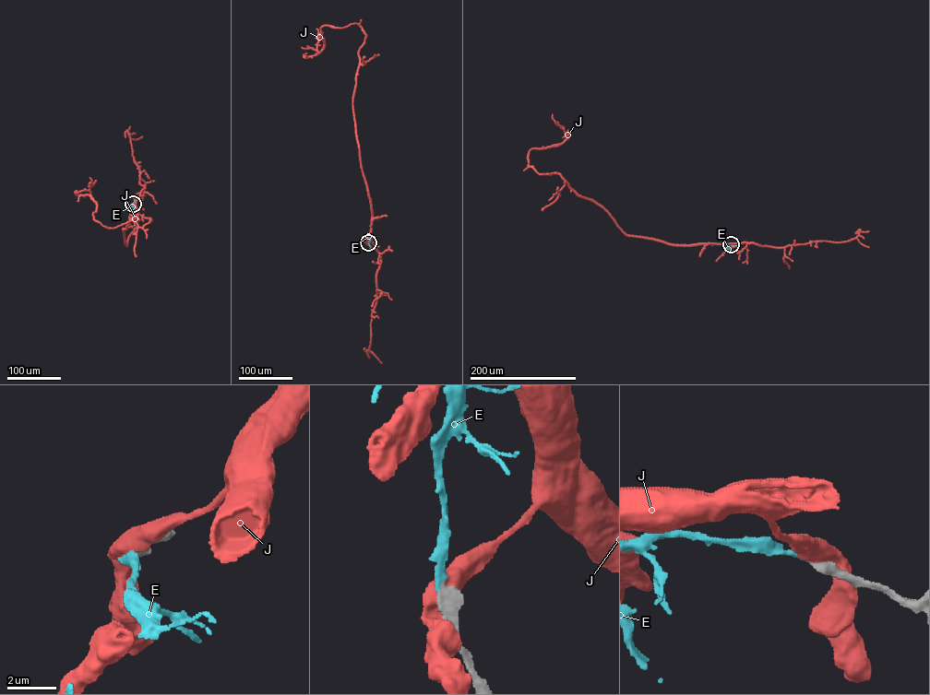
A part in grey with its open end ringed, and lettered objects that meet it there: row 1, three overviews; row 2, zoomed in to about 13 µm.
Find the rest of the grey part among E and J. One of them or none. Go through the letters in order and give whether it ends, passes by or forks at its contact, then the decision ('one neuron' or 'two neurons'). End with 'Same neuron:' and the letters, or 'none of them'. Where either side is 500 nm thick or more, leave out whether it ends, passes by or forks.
E: it ends there; one neuron
J: two neurons
Same neuron: E

